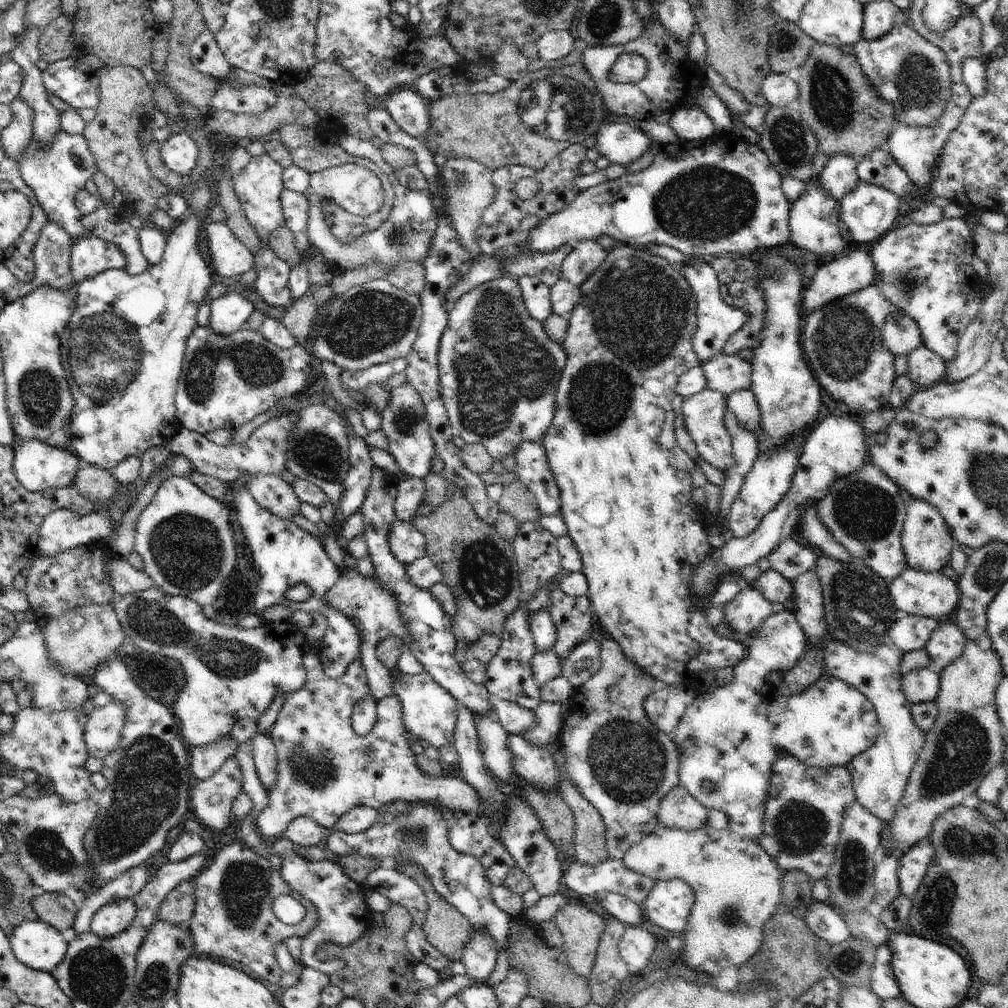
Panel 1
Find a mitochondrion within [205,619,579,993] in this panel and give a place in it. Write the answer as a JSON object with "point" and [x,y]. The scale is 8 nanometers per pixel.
{"point":[245,889]}

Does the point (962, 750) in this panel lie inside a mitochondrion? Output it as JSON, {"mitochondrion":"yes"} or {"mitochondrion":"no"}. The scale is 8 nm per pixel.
{"mitochondrion":"yes"}

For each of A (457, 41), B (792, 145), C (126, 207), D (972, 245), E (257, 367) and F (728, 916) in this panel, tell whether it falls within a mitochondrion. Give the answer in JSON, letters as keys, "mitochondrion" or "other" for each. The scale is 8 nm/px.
{"A":"other","B":"mitochondrion","C":"other","D":"other","E":"mitochondrion","F":"mitochondrion"}

